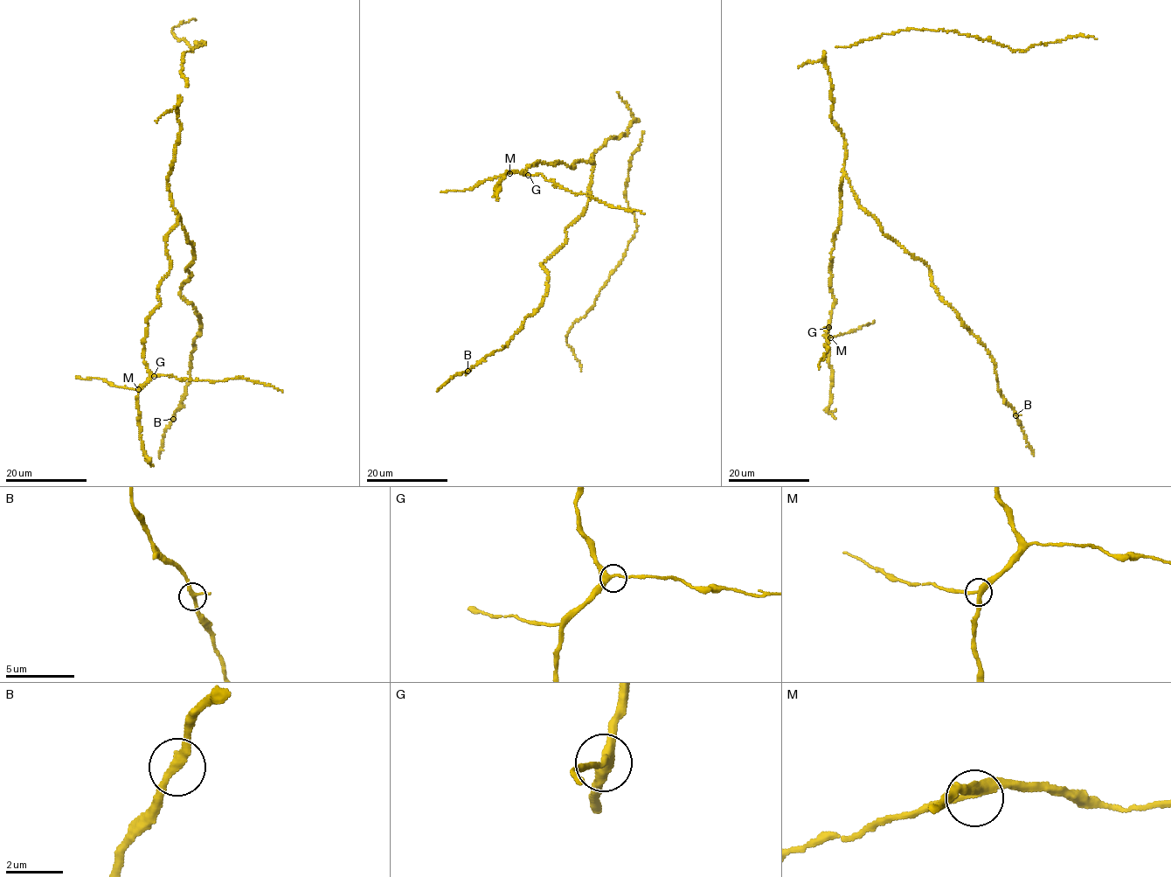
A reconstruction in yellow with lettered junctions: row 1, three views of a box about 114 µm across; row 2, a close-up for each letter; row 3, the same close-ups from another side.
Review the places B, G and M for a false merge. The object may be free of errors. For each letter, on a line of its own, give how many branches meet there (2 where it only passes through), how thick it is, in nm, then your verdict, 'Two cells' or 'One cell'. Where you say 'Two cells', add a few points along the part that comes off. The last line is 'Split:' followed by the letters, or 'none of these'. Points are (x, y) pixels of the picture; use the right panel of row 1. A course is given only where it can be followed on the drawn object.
B: Branches: 3. Thickness 240 nm. One cell
G: Branches: 3. Thickness 280 nm. One cell
M: Branches: 3. Thickness 280 nm. One cell
Split: none of these

